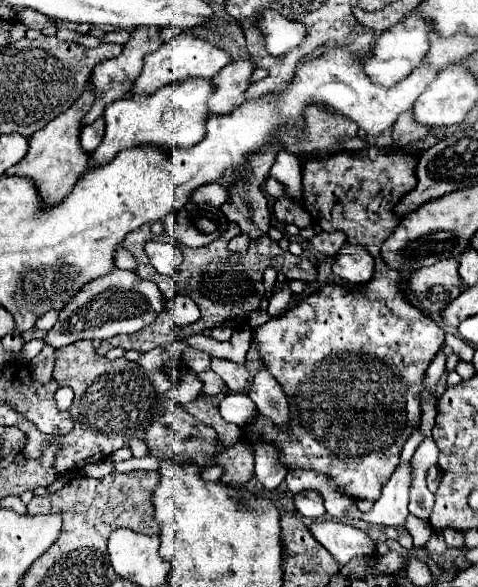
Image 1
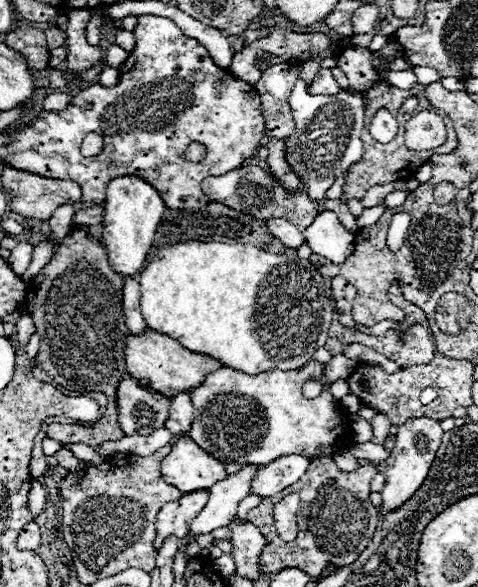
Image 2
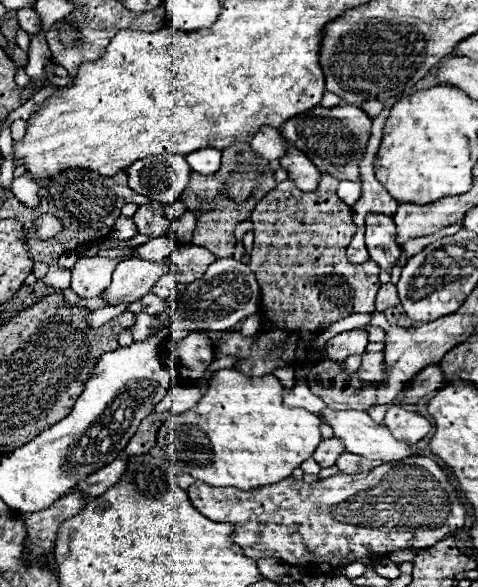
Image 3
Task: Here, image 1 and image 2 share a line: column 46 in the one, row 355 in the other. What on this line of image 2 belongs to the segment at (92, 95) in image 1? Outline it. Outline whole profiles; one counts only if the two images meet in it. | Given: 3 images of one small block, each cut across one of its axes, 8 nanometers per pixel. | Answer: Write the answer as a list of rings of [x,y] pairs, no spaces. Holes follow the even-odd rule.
[[[146,328],[142,334],[130,334],[126,336],[126,370],[130,376],[134,376],[136,380],[140,380],[142,384],[146,384],[148,388],[162,392],[164,396],[174,396],[178,392],[188,392],[190,388],[202,384],[202,380],[206,378],[206,374],[214,372],[222,368],[222,364],[206,354],[194,354],[186,348],[182,348],[182,344],[178,344],[178,340],[162,334],[162,332],[154,332],[152,328]]]

